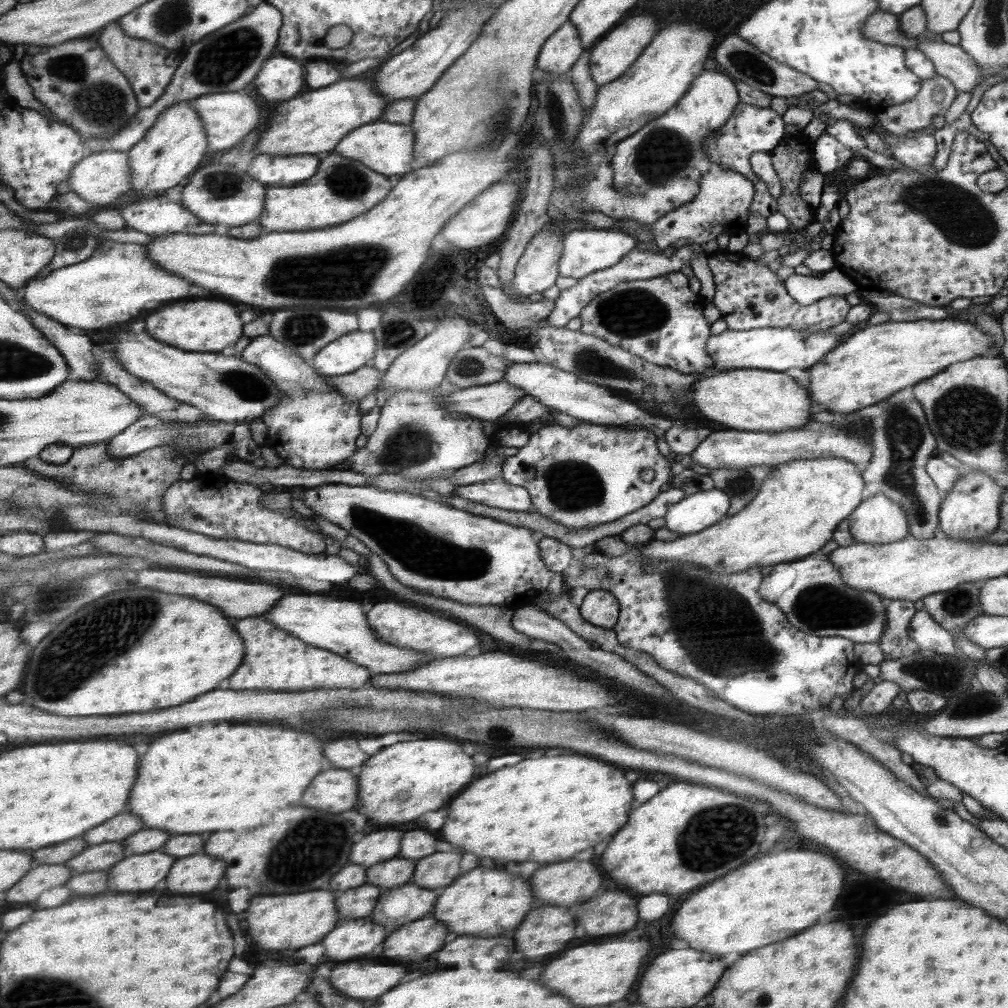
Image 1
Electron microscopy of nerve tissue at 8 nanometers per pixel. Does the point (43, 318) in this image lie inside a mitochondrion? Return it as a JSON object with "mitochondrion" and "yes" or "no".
{"mitochondrion":"no"}

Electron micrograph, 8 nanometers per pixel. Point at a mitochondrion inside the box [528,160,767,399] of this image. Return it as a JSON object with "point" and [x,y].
{"point":[634,311]}

